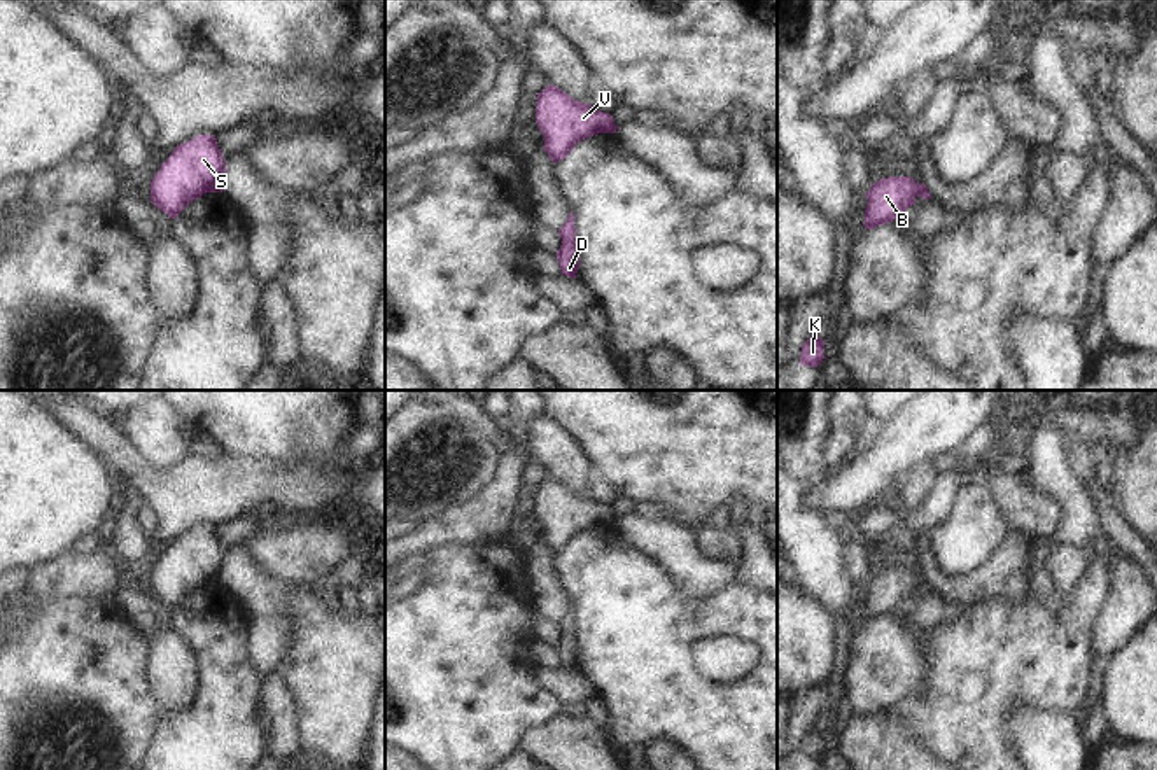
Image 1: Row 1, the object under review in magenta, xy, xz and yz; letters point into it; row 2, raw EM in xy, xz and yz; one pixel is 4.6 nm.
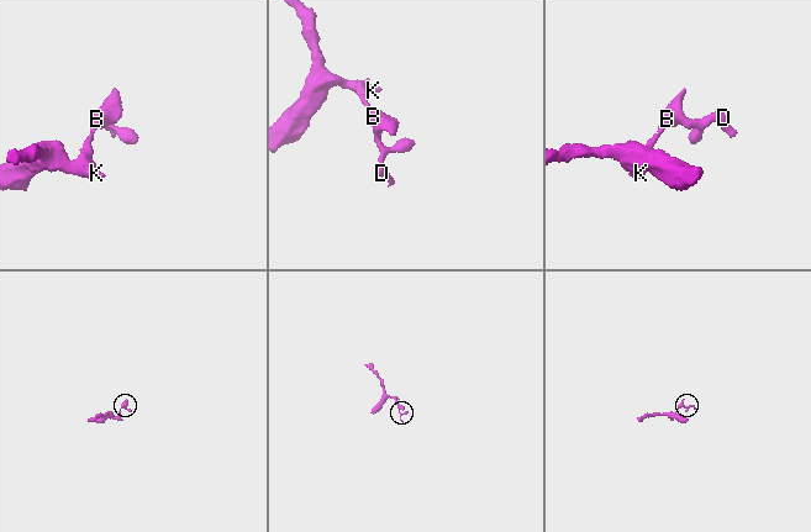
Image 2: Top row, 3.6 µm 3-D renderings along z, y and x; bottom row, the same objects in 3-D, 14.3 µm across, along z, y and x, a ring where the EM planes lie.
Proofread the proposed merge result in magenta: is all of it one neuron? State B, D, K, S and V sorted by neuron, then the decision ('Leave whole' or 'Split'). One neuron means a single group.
Groups: B D K S V. Leave whole.

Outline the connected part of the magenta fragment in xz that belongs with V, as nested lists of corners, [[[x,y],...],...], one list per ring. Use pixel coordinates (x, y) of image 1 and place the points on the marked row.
[[[551,84],[537,93],[536,122],[553,164],[565,159],[578,142],[618,130],[611,114],[581,103]]]

